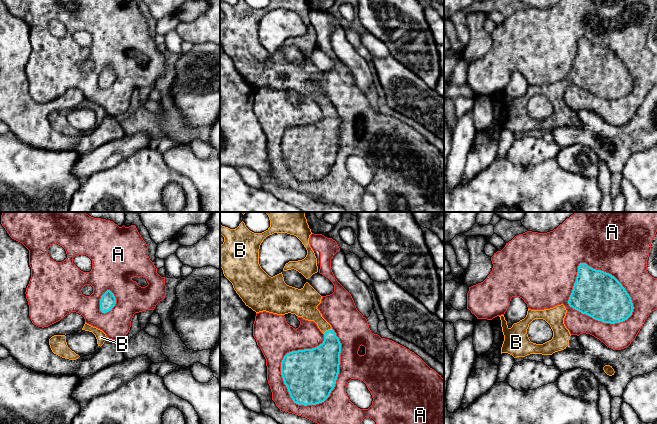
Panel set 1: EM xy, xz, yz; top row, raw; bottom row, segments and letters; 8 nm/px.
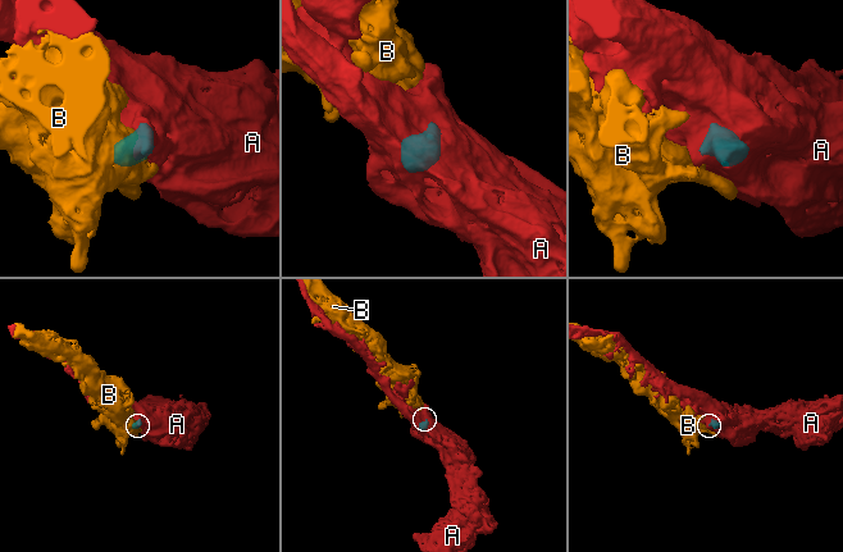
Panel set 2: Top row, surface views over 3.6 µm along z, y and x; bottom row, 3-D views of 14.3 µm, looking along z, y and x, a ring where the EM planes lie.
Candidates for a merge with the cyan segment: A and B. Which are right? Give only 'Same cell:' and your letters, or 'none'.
Same cell: B

